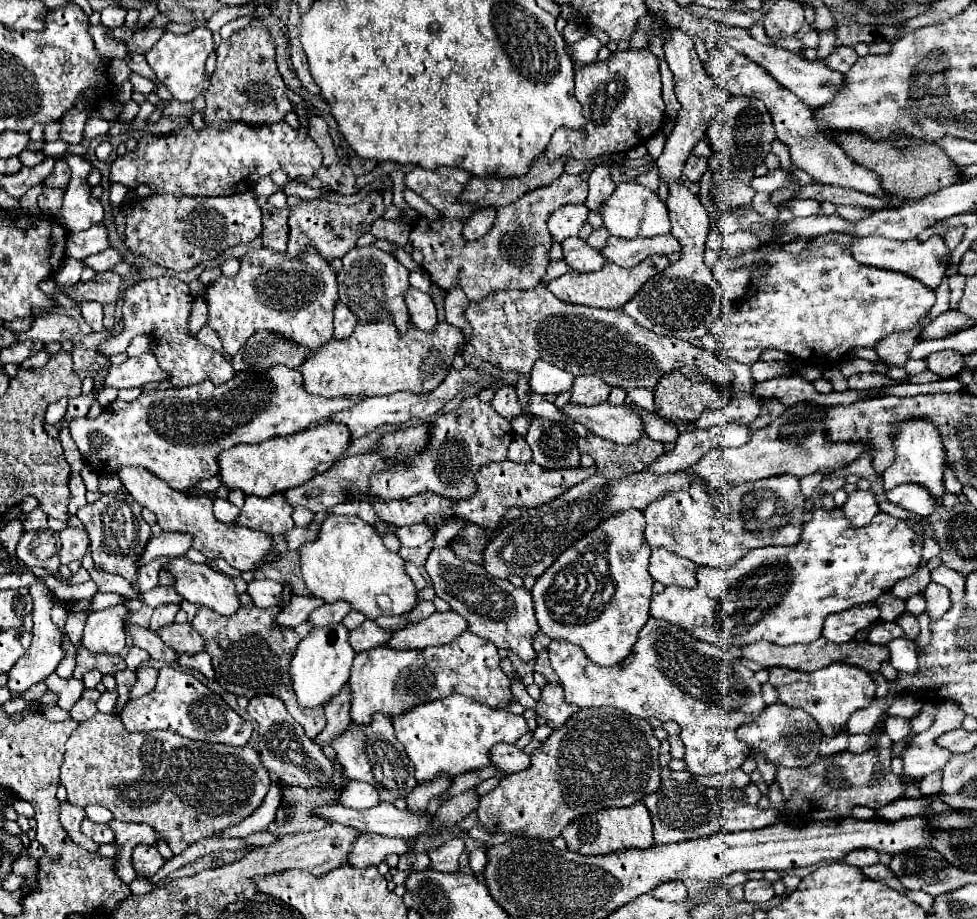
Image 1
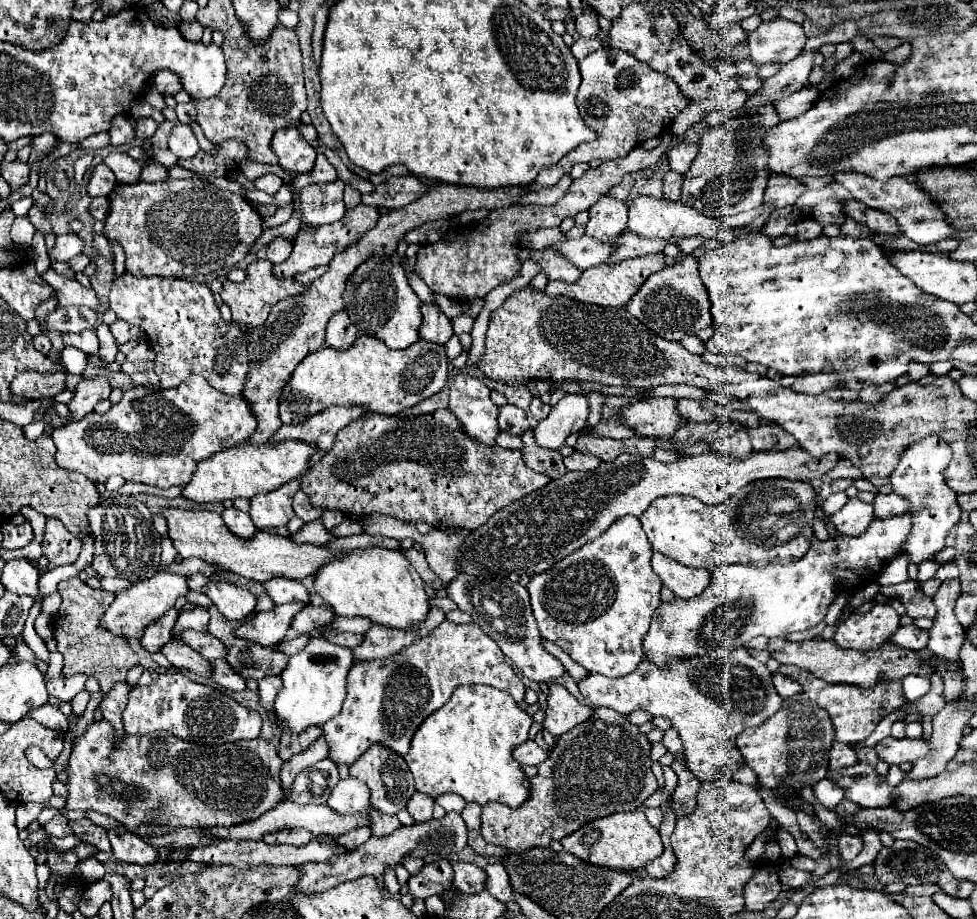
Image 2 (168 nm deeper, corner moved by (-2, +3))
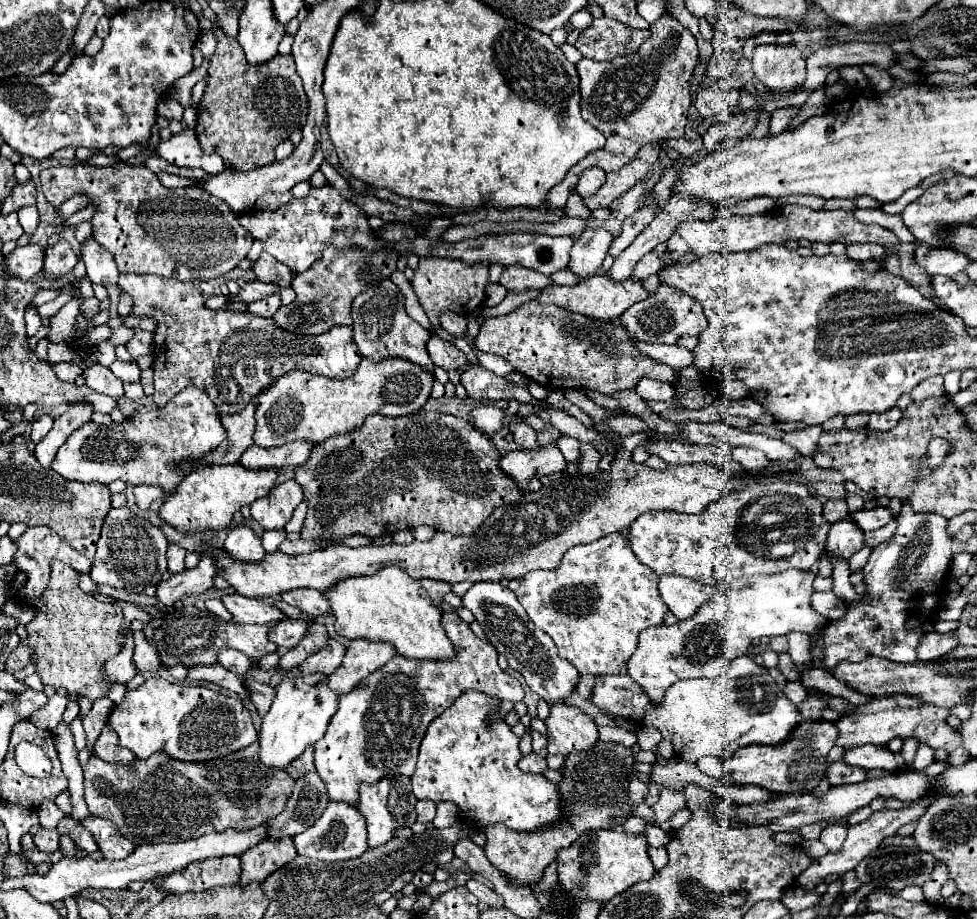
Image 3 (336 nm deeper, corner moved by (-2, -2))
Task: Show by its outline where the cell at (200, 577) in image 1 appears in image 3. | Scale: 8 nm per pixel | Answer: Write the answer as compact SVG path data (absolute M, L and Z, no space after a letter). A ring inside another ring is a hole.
M238 593L224 595L222 603L234 615L234 623L268 625L268 623L278 623L278 621L286 619L286 615L280 609L276 609L274 605L270 605L266 601L260 601L260 599L242 597Z

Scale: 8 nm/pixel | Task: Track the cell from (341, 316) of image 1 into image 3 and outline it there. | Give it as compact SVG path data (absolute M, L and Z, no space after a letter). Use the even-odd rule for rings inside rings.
M120 275L118 285L122 291L126 291L134 299L134 317L152 317L156 319L156 331L154 331L154 403L158 407L164 407L178 391L186 389L188 385L194 385L210 397L210 401L218 407L218 415L232 415L242 411L260 391L270 387L278 377L290 373L290 371L308 371L318 373L330 379L346 379L354 375L358 369L362 355L352 339L352 327L340 325L332 327L326 333L320 335L294 335L288 331L282 331L274 319L262 319L258 315L250 313L238 313L238 311L210 311L202 303L200 289L192 281L178 281L178 279L166 279L158 275Z

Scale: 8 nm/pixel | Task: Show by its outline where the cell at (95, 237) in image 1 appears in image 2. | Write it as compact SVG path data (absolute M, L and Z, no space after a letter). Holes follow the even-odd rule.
M74 232L58 234L56 236L56 246L54 246L50 258L58 260L58 262L68 262L76 254L80 254L82 248L84 248L84 240L78 234L74 234Z

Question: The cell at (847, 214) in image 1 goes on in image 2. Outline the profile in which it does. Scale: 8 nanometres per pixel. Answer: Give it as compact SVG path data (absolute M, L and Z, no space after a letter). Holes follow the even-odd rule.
M846 218L846 222L844 222L840 228L842 228L842 232L848 234L848 236L868 236L868 234L870 234L870 230L868 230L864 224L858 224L858 222L852 220L852 218Z

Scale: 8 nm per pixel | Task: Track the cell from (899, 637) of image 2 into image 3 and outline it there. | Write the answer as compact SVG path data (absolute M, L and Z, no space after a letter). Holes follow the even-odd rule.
M928 633L922 637L918 645L918 659L920 661L934 661L944 657L946 653L954 651L960 641L956 635L940 635L940 633Z

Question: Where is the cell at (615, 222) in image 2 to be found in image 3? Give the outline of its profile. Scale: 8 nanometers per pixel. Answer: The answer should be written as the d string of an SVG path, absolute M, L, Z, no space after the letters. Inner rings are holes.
M586 229L574 241L574 247L570 249L570 263L566 269L580 277L578 283L586 281L590 275L600 273L612 239L614 237L604 229Z

